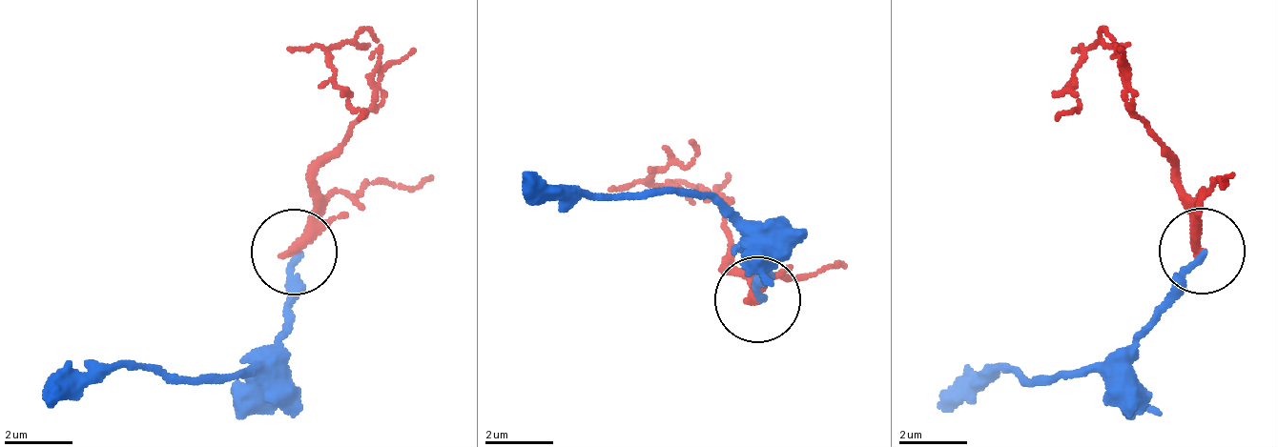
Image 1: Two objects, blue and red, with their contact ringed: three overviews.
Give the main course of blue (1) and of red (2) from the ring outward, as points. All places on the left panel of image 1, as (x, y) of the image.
1: (291, 257), (268, 343), (231, 376), (92, 367), (47, 410)
2: (291, 249), (310, 180), (368, 103), (372, 69), (353, 42), (334, 59), (334, 85), (357, 111), (358, 119)

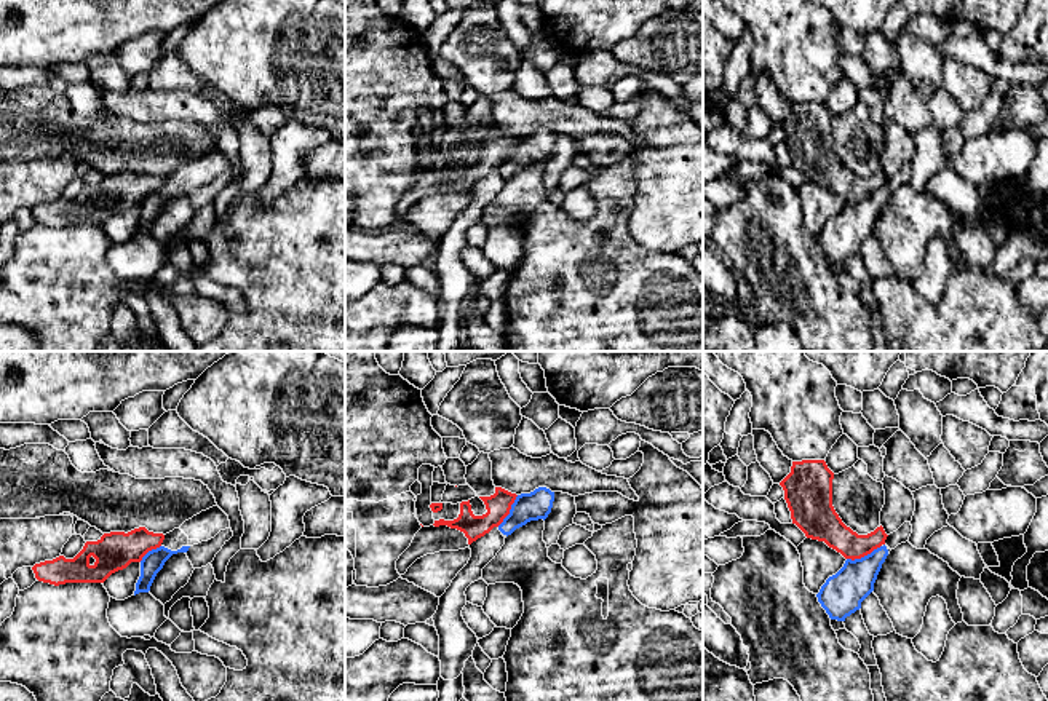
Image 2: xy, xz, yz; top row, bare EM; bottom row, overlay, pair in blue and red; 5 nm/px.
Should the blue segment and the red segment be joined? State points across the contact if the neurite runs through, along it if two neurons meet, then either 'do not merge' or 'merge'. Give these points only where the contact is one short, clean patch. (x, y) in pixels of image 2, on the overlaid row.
border yz (881, 545), (860, 558), (847, 559); do not merge

